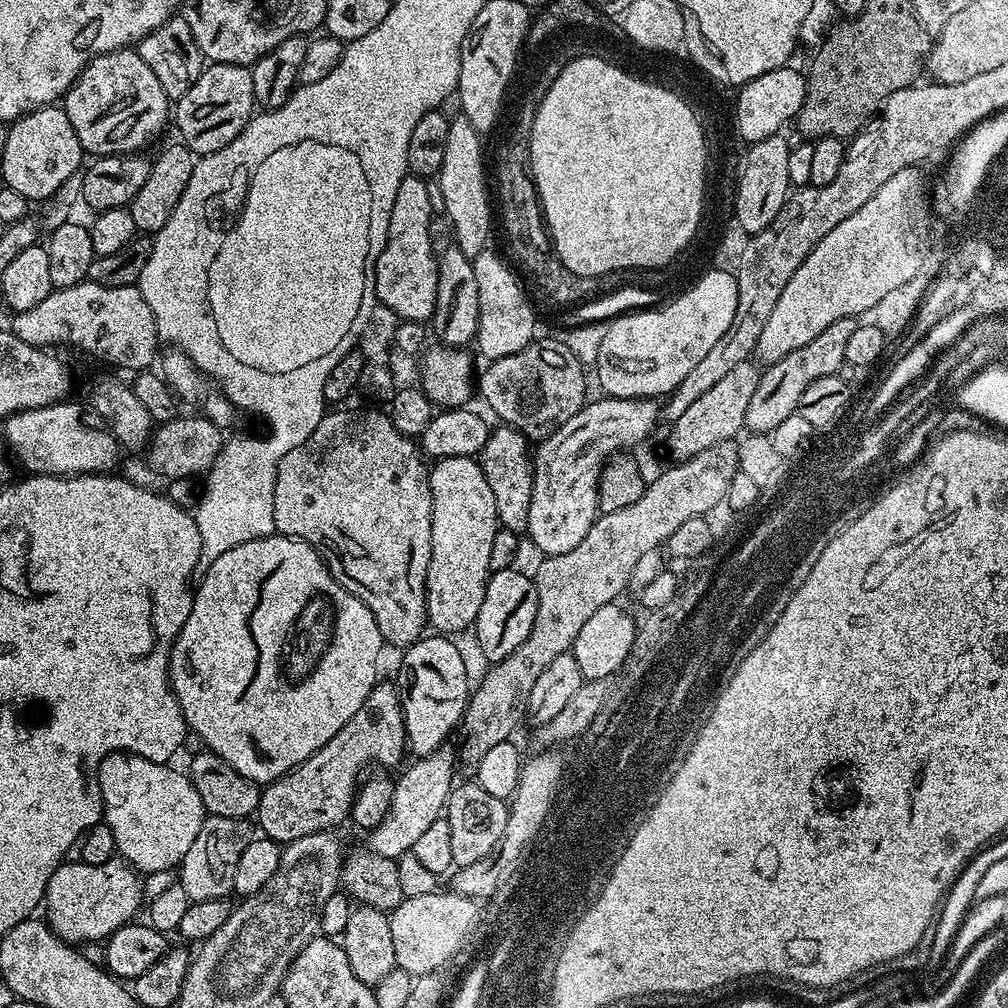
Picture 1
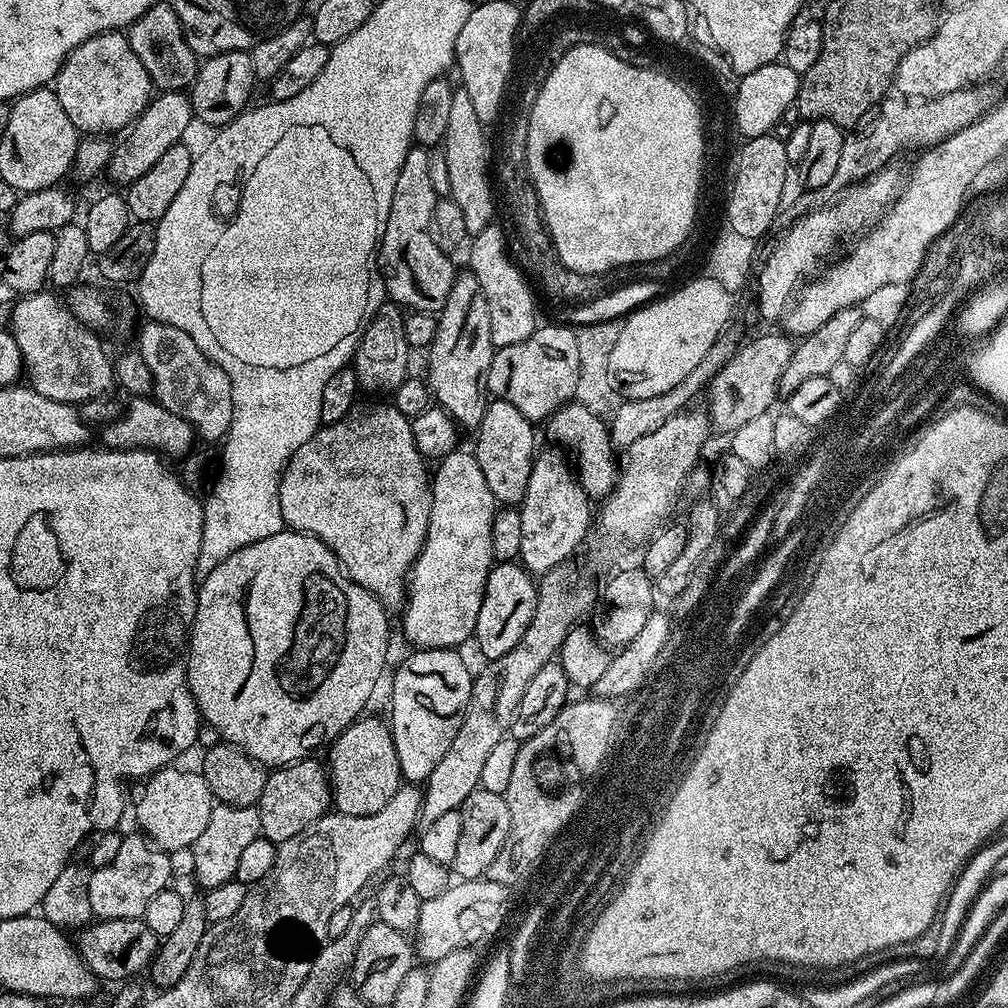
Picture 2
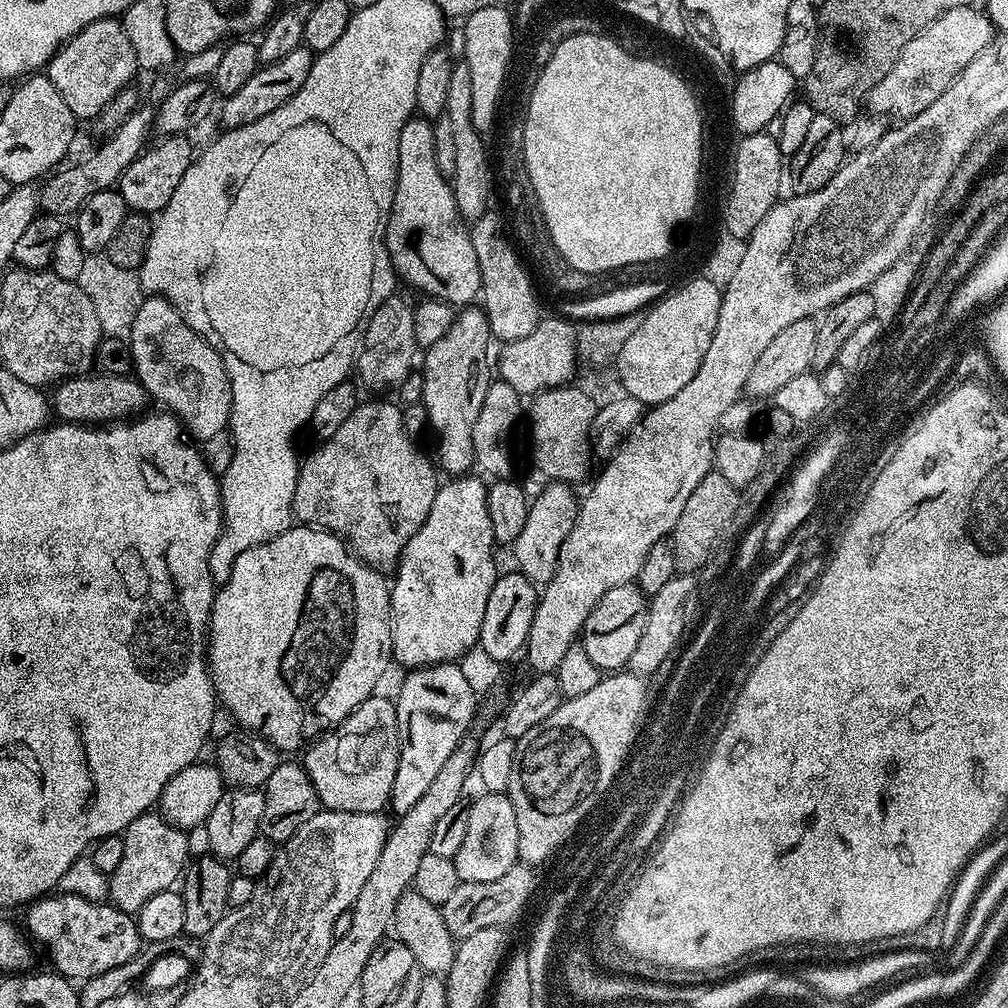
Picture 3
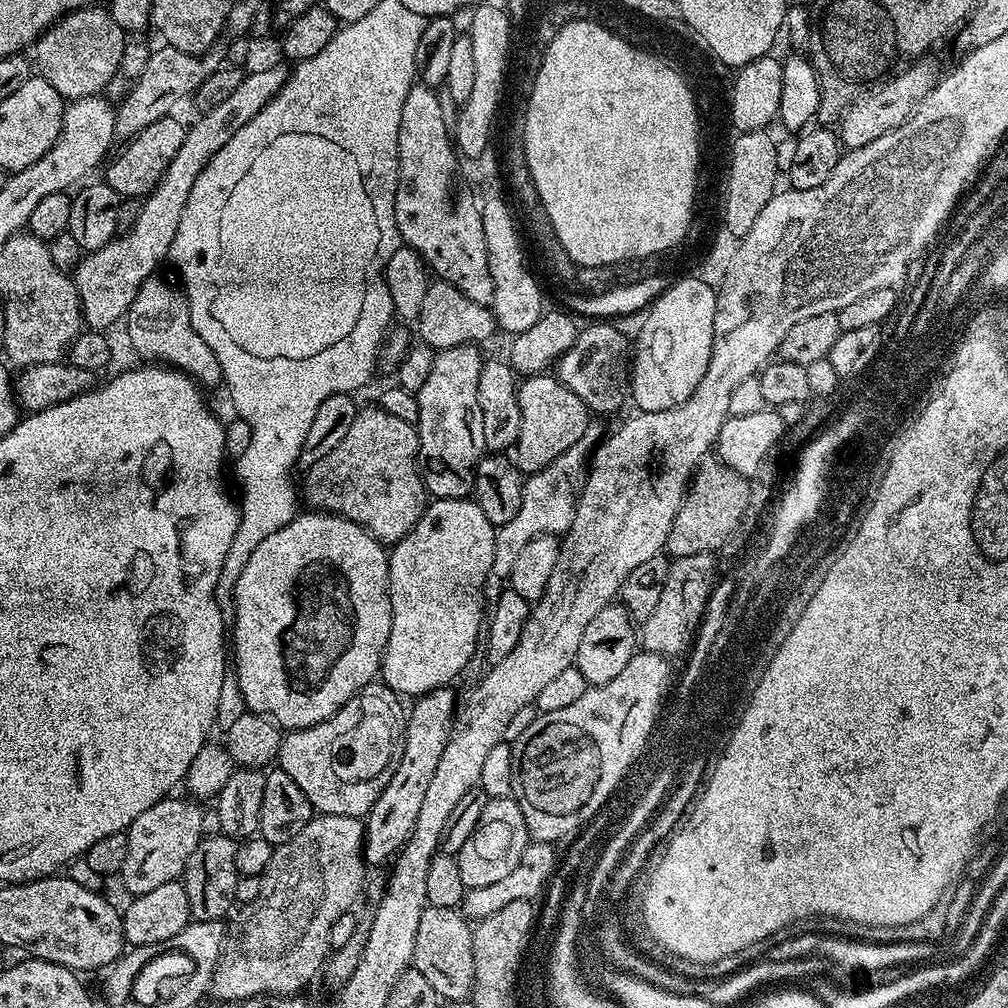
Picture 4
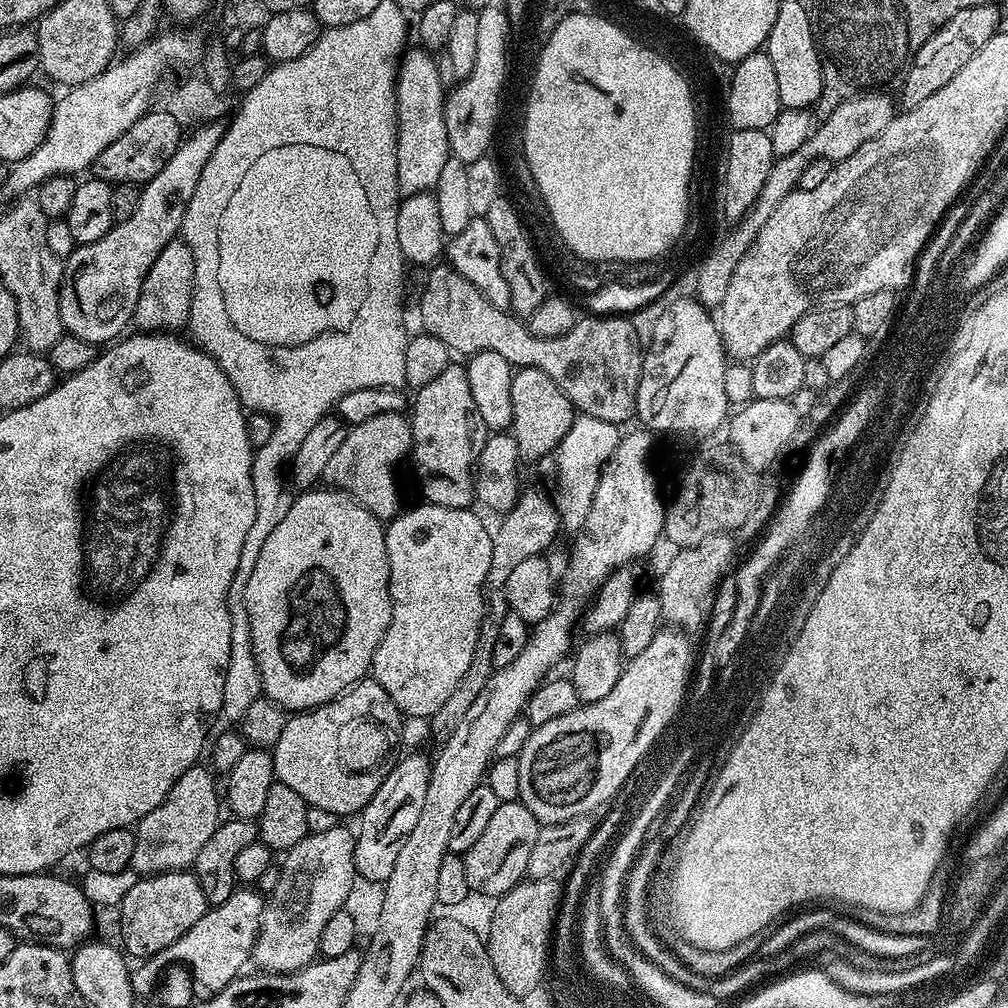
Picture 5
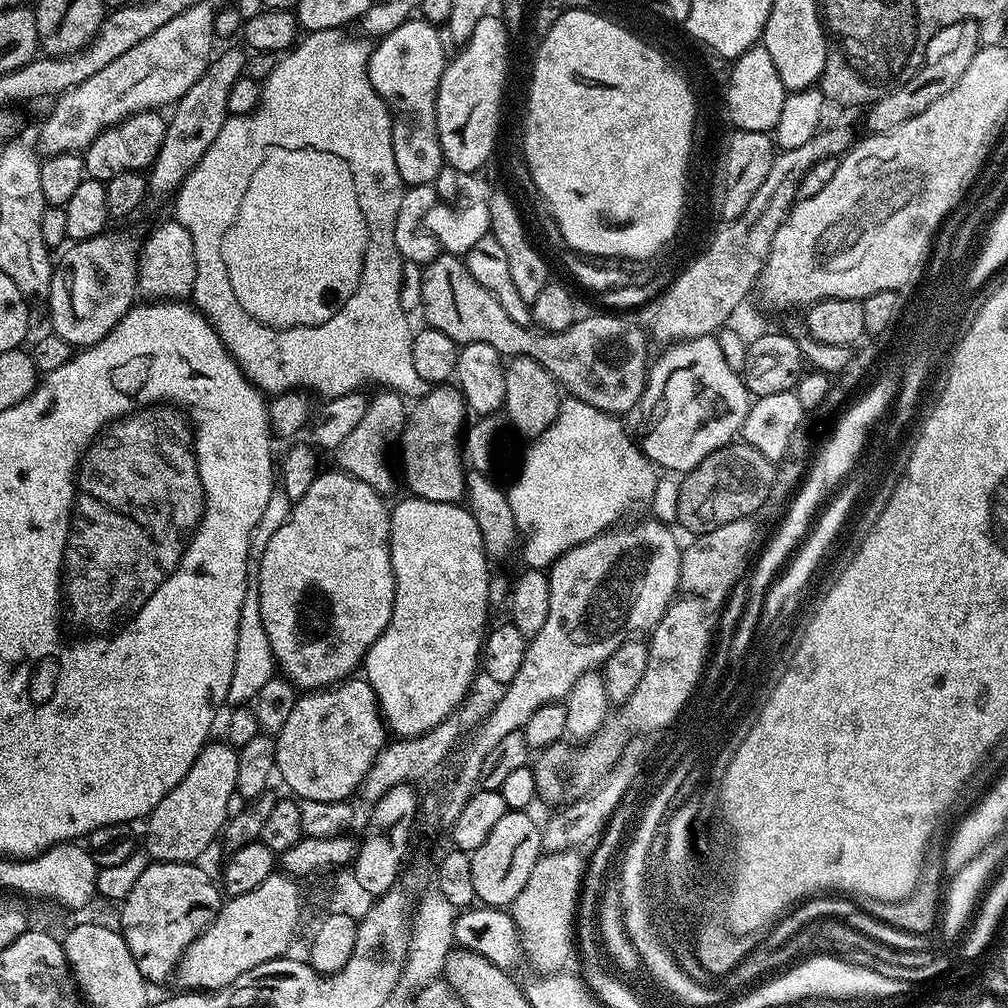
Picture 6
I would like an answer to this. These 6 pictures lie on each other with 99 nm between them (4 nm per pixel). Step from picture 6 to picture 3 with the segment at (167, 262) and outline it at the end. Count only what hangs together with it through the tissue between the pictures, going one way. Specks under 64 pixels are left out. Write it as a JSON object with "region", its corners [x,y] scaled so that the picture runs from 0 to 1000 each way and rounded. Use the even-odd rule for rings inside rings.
{"region":[[[144,293],[127,334],[132,370],[148,394],[180,417],[196,438],[227,424],[231,388],[219,353],[187,322],[170,300]]]}

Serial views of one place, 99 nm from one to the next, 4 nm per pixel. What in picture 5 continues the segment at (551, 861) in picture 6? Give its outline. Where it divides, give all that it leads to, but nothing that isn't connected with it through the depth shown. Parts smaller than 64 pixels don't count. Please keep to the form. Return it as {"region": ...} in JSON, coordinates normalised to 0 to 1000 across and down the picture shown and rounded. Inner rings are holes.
{"region":[[[547,869],[537,873],[524,871],[492,894],[493,902],[482,928],[483,940],[494,970],[514,989],[520,989],[540,972],[540,959],[546,956],[549,913],[556,897],[557,882],[557,874]]]}

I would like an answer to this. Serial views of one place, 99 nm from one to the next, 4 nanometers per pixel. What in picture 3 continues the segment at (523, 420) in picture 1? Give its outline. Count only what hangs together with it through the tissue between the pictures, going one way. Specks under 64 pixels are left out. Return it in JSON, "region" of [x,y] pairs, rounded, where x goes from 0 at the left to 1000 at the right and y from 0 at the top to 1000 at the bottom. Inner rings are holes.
{"region":[[[538,315],[522,331],[522,335],[503,338],[496,349],[495,376],[502,378],[510,387],[517,391],[531,391],[540,389],[544,385],[555,385],[563,382],[567,368],[573,360],[571,347],[571,324],[566,316]],[[524,389],[524,390],[523,390]]]}

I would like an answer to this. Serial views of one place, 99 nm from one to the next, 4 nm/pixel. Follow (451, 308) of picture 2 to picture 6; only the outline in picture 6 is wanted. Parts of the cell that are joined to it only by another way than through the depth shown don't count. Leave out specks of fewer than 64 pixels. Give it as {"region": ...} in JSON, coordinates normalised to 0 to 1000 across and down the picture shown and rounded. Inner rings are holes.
{"region":[[[433,383],[416,394],[413,410],[404,414],[395,438],[401,459],[399,480],[414,496],[455,500],[462,492],[462,460],[458,455],[458,430],[461,428],[460,392],[452,383]]]}

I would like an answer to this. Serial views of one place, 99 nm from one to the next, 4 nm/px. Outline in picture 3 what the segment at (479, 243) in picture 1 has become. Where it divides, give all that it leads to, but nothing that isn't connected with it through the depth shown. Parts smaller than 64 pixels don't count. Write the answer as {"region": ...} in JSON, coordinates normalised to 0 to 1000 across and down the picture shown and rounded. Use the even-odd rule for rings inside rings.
{"region":[[[459,62],[449,63],[446,69],[446,85],[442,85],[442,105],[440,106],[440,115],[444,119],[444,131],[448,134],[448,171],[446,167],[446,182],[448,191],[452,196],[452,203],[456,208],[457,215],[461,219],[471,220],[479,210],[485,209],[484,193],[490,190],[490,171],[486,166],[486,151],[480,148],[481,136],[473,131],[468,123],[468,114],[466,113],[466,104],[468,104],[468,79],[466,78],[466,65]]]}

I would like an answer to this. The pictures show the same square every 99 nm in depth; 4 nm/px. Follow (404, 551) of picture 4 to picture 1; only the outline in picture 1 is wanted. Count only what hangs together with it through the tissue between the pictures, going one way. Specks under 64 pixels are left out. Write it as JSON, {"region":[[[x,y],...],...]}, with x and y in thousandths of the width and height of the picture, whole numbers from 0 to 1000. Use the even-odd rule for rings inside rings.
{"region":[[[469,453],[462,454],[442,454],[434,456],[428,461],[425,470],[425,481],[429,487],[429,541],[427,542],[427,562],[423,565],[423,597],[425,598],[425,619],[434,628],[452,629],[459,623],[467,624],[474,613],[474,605],[478,605],[478,593],[482,589],[484,572],[488,567],[486,562],[486,542],[490,542],[490,530],[494,527],[494,517],[492,514],[492,503],[490,502],[490,490],[486,487],[486,481],[482,479],[482,470],[478,470],[475,459]]]}

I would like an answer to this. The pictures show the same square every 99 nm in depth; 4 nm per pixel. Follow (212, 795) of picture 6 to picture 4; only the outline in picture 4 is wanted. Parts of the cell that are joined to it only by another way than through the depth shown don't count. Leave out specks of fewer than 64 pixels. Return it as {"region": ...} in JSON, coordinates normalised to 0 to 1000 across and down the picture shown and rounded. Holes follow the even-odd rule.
{"region":[[[175,793],[157,795],[149,800],[149,804],[137,808],[137,812],[133,812],[127,820],[125,855],[121,855],[117,873],[123,876],[124,883],[131,889],[145,887],[156,879],[162,879],[164,875],[179,873],[188,847],[192,847],[192,839],[196,839],[198,830],[203,828],[202,806],[198,803],[201,801],[189,793]]]}

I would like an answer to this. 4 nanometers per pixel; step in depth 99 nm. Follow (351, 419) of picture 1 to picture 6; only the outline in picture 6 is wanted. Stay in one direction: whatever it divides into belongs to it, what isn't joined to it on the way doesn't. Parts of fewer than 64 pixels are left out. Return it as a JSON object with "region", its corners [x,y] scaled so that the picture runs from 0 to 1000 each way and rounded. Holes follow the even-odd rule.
{"region":[[[388,387],[374,388],[374,393],[371,392],[366,396],[363,412],[359,414],[359,419],[355,419],[355,423],[351,423],[351,427],[347,427],[347,431],[343,431],[343,435],[339,435],[339,438],[331,445],[331,452],[335,459],[336,467],[346,468],[351,474],[355,474],[359,478],[363,478],[363,482],[367,482],[373,488],[378,490],[386,490],[395,484],[395,476],[389,473],[389,464],[385,461],[385,443],[392,441],[398,431],[401,430],[403,420],[403,408],[401,409],[402,394],[395,389]]]}

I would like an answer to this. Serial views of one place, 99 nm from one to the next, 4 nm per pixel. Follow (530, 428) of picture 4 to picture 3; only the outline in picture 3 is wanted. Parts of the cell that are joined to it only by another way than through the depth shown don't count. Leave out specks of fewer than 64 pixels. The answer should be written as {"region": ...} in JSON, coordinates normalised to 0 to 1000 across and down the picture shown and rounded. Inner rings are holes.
{"region":[[[557,383],[555,385],[544,385],[540,389],[533,389],[527,394],[528,402],[523,402],[522,417],[528,420],[528,456],[538,471],[544,472],[548,478],[563,478],[564,481],[572,482],[579,475],[584,475],[583,467],[587,462],[583,458],[585,449],[585,430],[587,417],[591,413],[593,401],[580,388],[578,384]]]}

